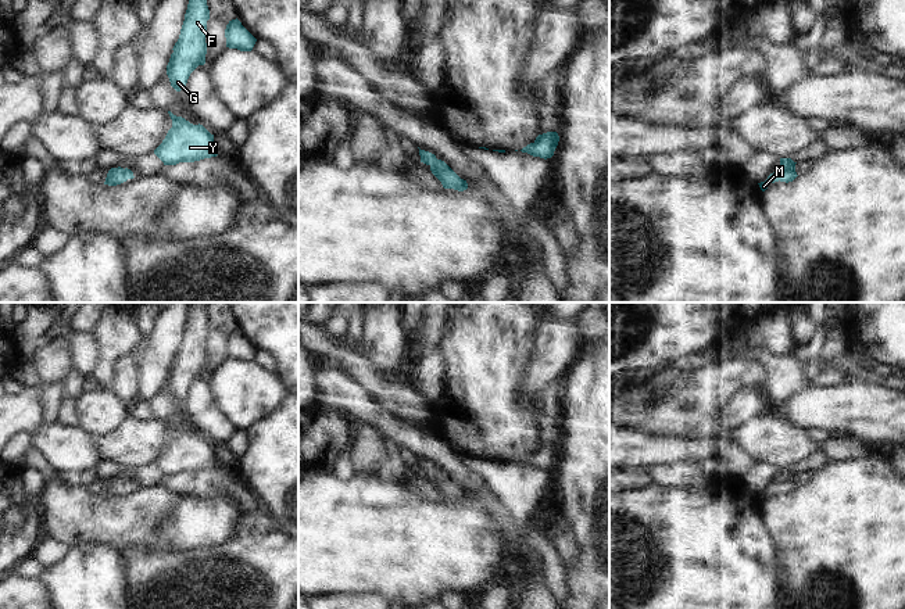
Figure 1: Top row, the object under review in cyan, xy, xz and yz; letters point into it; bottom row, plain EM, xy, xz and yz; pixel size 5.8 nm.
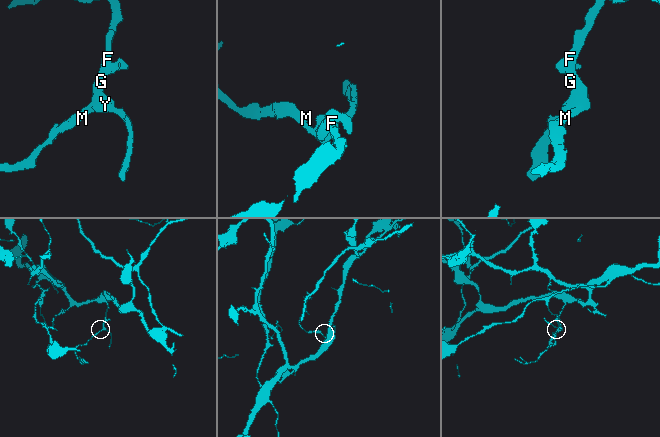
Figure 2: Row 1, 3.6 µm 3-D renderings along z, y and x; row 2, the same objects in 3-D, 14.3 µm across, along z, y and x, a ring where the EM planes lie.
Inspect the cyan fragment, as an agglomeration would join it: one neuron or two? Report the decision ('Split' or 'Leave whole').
Leave whole.

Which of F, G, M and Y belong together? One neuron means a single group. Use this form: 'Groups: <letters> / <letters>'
Groups: F G M Y.

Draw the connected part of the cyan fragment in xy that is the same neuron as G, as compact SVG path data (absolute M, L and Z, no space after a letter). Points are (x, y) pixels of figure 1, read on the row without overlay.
M192 305L185 332L180 340L178 352L174 357L169 373L167 376L167 386L171 397L180 402L185 400L190 384L205 375L207 365L207 332L210 330L210 320L207 311Z

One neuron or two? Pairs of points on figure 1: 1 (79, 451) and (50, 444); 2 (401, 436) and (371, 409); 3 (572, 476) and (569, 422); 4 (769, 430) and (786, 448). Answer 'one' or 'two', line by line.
1: one
2: one
3: one
4: one

